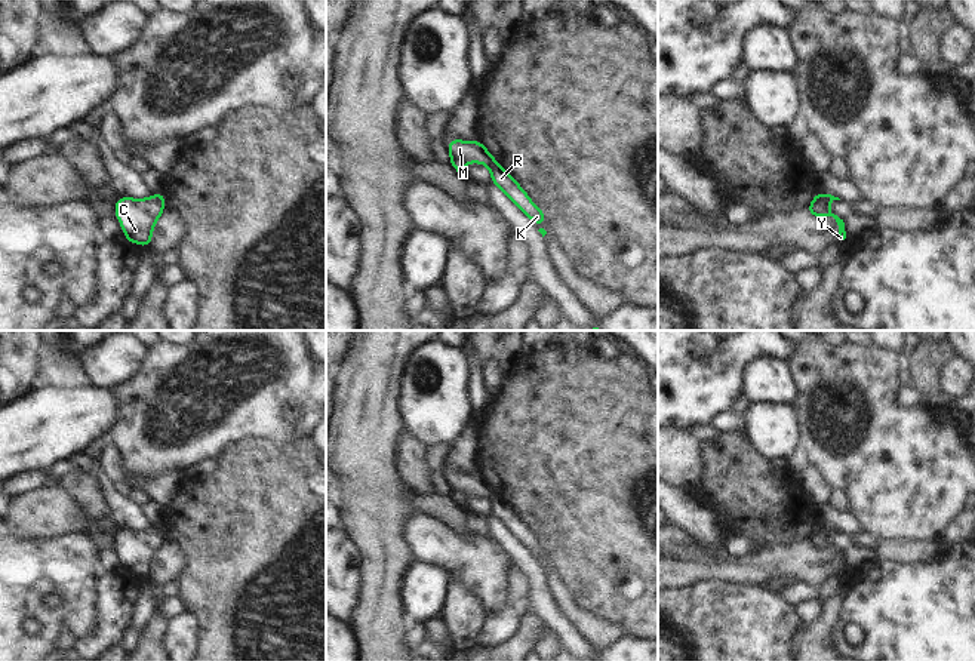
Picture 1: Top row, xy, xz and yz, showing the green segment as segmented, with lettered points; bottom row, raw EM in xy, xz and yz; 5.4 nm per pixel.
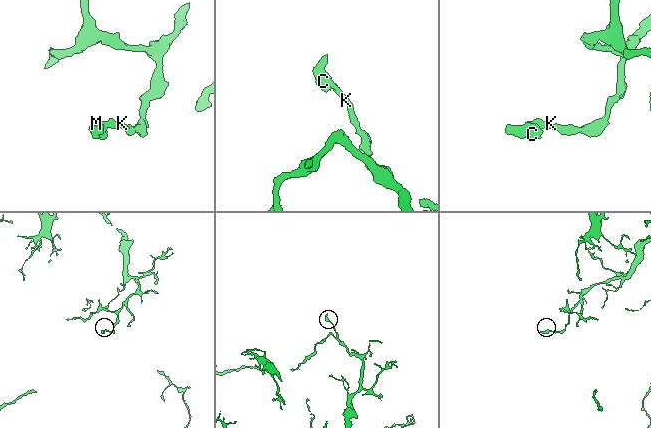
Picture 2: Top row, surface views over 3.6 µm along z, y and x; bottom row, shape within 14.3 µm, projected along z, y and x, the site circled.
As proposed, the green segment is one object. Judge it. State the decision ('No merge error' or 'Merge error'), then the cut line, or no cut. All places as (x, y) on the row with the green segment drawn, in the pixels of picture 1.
Merge error. Split along xz (494, 160), (488, 166).

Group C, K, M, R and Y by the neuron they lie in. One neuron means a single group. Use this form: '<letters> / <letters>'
C M Y / K R

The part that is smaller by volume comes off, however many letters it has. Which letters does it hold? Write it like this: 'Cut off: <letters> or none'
Cut off: C, M, Y.

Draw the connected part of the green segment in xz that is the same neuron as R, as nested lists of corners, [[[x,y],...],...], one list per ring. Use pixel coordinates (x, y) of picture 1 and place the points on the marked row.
[[[498,163],[489,165],[490,181],[498,185],[504,194],[538,225],[545,222],[542,209],[539,209],[519,185],[519,182]]]

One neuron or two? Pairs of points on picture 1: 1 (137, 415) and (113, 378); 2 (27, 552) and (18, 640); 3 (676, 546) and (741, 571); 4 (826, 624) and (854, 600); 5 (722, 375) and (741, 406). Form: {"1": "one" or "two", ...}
{"1": "two", "2": "one", "3": "two", "4": "two", "5": "two"}

